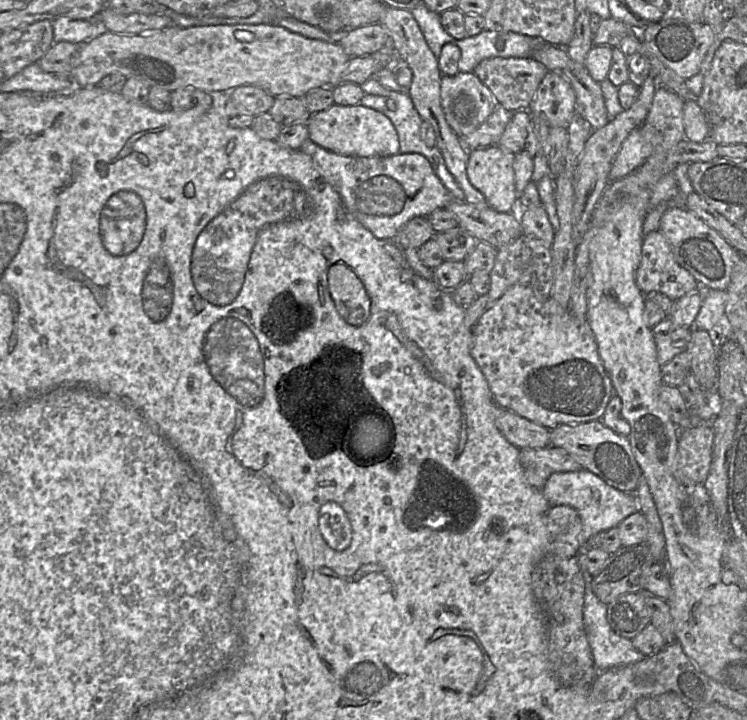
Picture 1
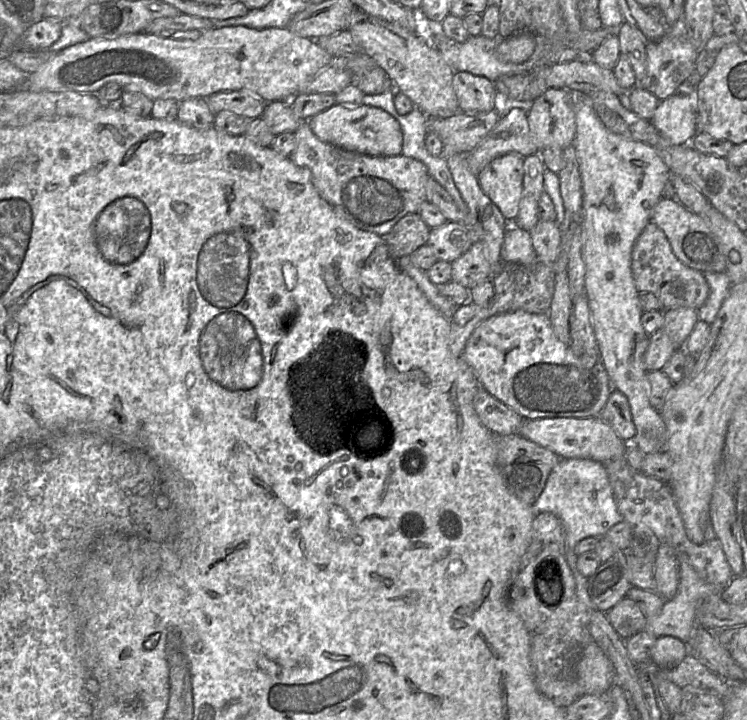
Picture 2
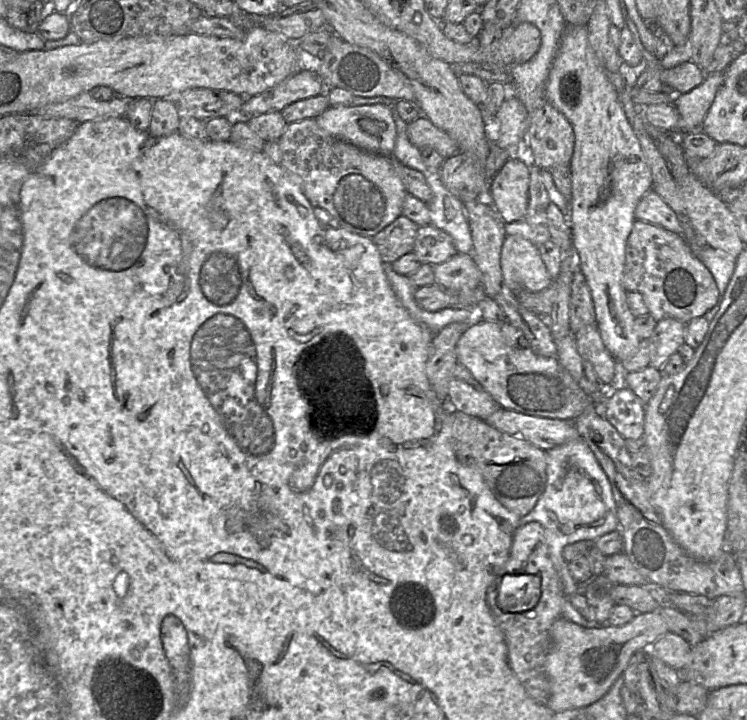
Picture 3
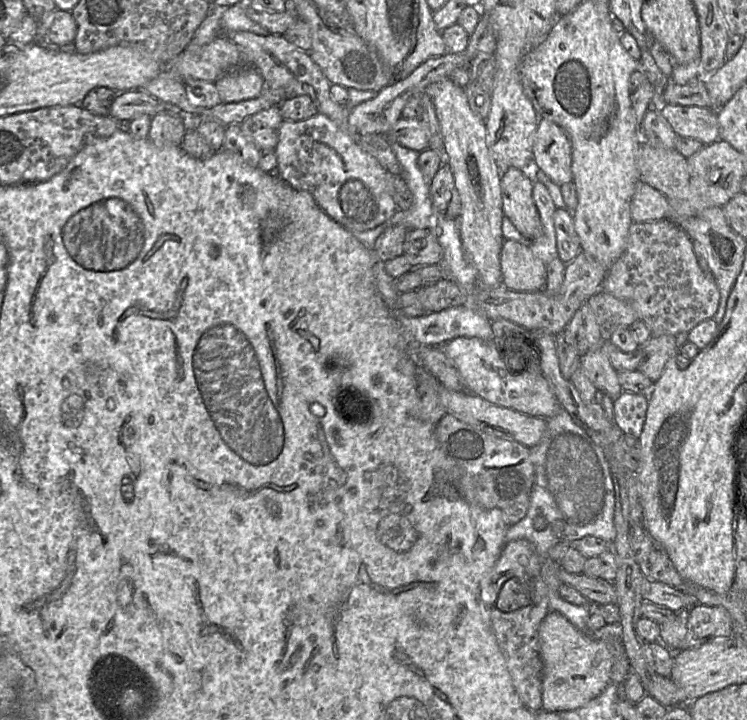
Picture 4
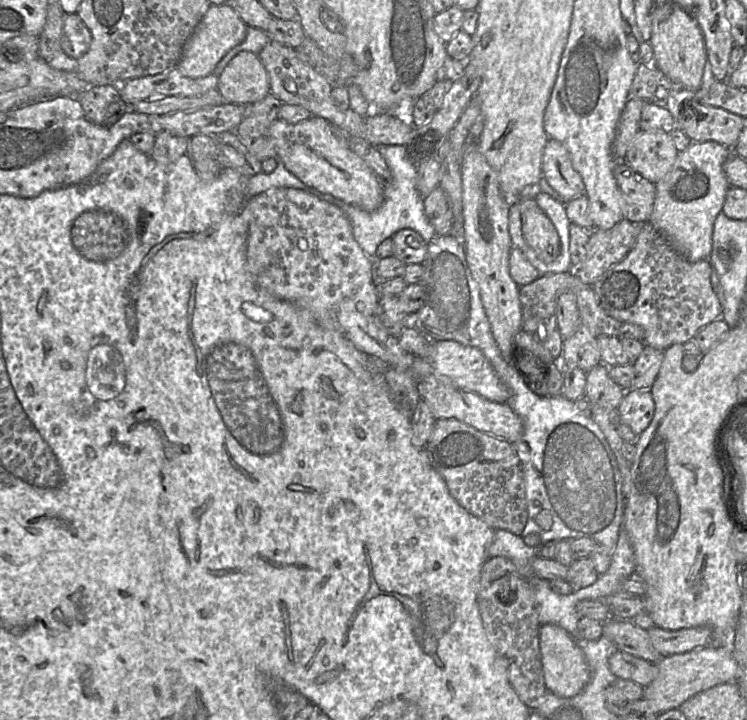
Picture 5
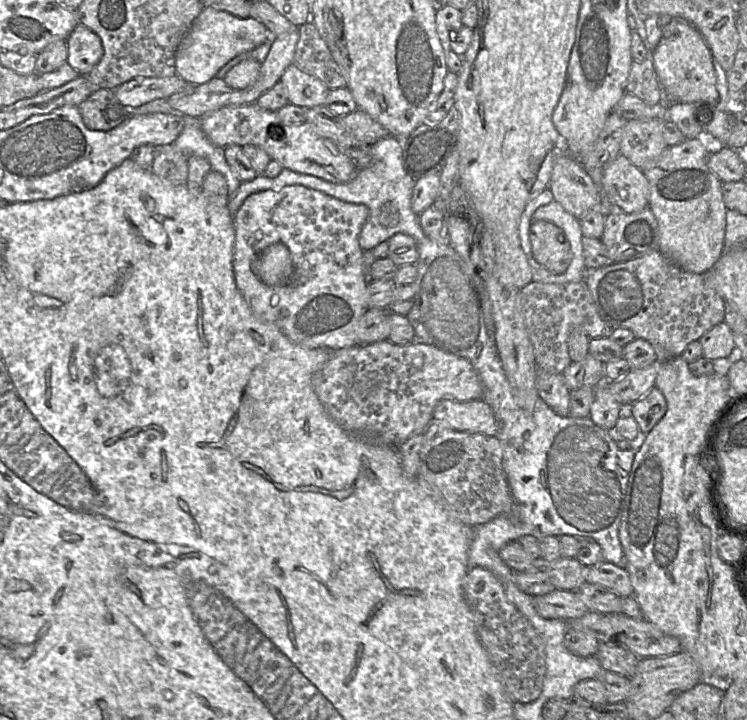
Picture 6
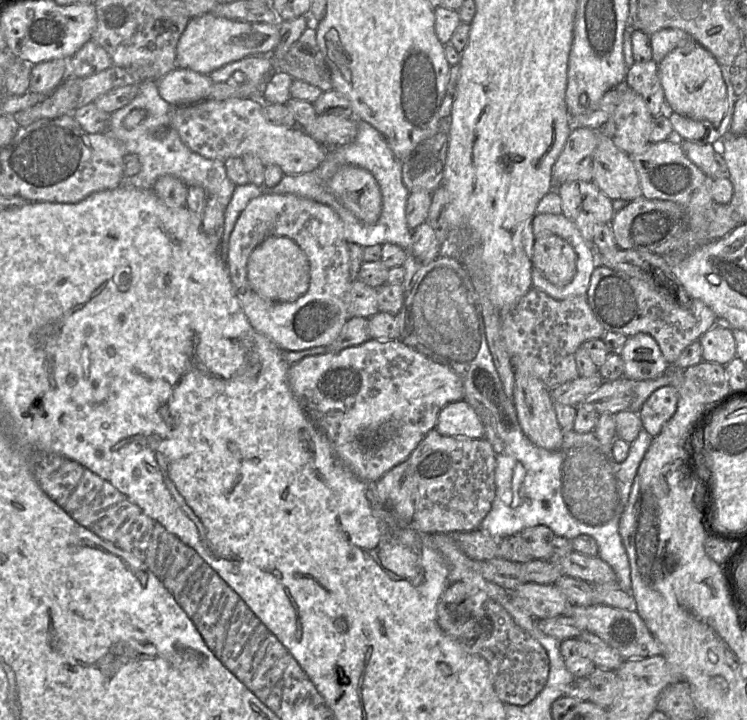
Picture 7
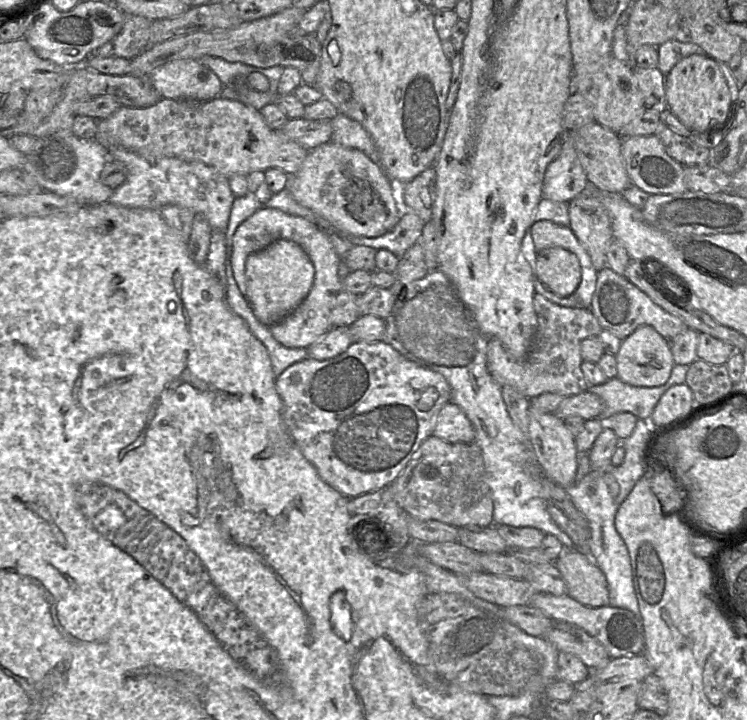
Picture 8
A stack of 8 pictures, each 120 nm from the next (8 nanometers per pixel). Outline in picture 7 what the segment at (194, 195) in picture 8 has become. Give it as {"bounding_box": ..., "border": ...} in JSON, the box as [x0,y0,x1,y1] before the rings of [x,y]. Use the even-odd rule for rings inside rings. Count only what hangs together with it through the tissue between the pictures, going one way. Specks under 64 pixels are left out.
{"bounding_box":[105,80,236,210],"border":[[[145,80],[139,84],[136,97],[129,104],[111,114],[109,127],[105,132],[110,133],[124,145],[126,154],[137,155],[141,162],[140,172],[127,181],[138,188],[152,189],[159,177],[170,175],[180,179],[187,187],[202,187],[207,198],[215,198],[225,210],[236,185],[229,180],[223,161],[205,158],[190,150],[182,142],[177,130],[171,127],[172,108],[173,106],[160,96],[157,82]],[[134,110],[145,114],[145,119],[135,127],[127,128],[124,121]]]}

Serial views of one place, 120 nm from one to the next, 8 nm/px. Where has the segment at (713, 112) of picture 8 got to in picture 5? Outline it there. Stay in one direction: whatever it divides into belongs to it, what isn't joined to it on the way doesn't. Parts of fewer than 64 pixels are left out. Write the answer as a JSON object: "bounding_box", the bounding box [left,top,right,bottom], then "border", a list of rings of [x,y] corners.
{"bounding_box":[649,2,707,91],"border":[[[667,2],[657,9],[649,44],[654,54],[652,66],[665,77],[688,91],[696,91],[701,87],[707,62],[705,42],[697,22],[686,10],[673,2]]]}

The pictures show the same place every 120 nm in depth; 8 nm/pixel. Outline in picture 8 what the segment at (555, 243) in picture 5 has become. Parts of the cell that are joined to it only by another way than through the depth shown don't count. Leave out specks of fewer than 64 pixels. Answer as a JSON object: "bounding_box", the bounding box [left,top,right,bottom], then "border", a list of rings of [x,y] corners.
{"bounding_box":[535,247,582,298],"border":[[[552,247],[537,253],[535,277],[550,292],[565,298],[578,288],[582,270],[575,254],[561,247]]]}

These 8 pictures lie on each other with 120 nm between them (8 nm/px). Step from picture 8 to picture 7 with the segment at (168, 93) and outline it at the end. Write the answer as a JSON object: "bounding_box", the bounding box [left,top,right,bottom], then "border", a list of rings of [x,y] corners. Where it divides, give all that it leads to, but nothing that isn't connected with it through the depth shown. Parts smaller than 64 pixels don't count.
{"bounding_box":[157,67,214,106],"border":[[[176,67],[157,82],[160,96],[172,106],[187,106],[208,99],[214,84],[209,75]]]}

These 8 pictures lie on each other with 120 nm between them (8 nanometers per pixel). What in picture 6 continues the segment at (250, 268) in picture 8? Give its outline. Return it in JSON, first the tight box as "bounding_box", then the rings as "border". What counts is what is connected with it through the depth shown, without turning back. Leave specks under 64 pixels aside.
{"bounding_box":[253,243,294,286],"border":[[[276,243],[265,248],[253,264],[256,276],[267,286],[283,286],[294,272],[291,253],[287,246]]]}

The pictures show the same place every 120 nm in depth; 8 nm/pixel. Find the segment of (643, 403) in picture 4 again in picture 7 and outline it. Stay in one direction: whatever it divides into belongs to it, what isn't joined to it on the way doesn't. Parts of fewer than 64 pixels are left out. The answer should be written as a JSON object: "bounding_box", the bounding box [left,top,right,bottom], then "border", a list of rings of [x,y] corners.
{"bounding_box":[638,385,678,437],"border":[[[671,385],[653,392],[638,412],[643,429],[652,437],[656,437],[676,412],[678,399],[678,390]]]}

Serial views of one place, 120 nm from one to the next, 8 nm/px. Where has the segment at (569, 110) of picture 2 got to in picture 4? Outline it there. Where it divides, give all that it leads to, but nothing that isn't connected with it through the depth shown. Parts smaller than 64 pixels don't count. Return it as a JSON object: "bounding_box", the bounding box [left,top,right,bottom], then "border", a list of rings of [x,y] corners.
{"bounding_box":[533,118,572,184],"border":[[[541,118],[533,142],[533,163],[555,184],[572,182],[572,147],[568,134],[551,120]]]}

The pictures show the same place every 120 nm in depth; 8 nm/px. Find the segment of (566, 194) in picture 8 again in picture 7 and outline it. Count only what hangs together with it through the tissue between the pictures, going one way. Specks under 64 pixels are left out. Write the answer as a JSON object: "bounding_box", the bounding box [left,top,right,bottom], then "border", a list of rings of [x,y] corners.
{"bounding_box":[552,127,601,189],"border":[[[574,127],[552,168],[553,189],[571,181],[593,180],[593,154],[601,129]]]}

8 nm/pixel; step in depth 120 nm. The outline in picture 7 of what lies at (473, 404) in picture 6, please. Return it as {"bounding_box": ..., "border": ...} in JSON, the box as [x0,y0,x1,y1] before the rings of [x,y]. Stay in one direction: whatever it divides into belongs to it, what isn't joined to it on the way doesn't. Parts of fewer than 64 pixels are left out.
{"bounding_box":[436,399,485,438],"border":[[[464,399],[449,403],[439,412],[436,429],[445,436],[484,438],[485,430],[474,408]]]}

